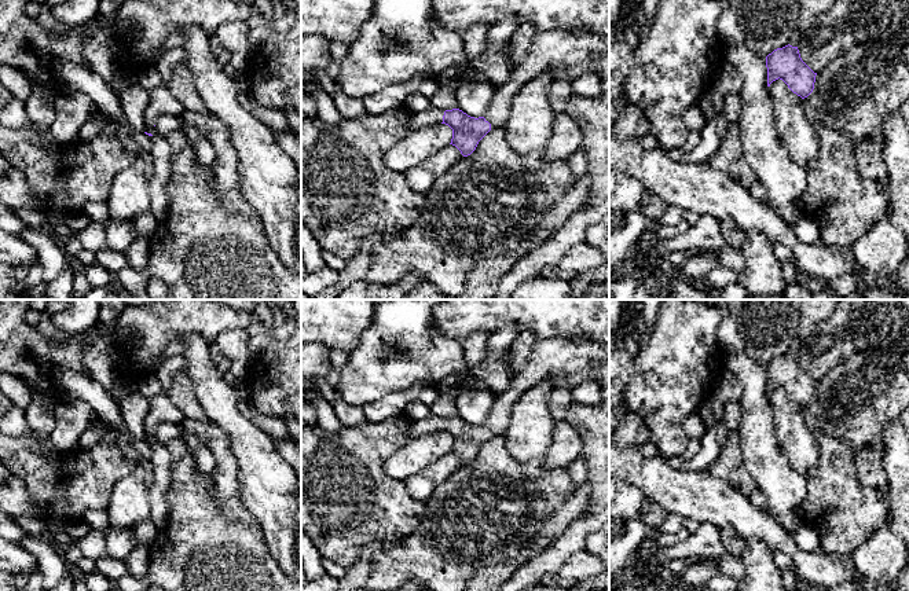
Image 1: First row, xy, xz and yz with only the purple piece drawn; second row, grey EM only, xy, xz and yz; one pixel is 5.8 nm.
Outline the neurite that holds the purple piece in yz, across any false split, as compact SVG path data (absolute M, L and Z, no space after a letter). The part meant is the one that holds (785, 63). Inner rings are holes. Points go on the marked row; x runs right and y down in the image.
M788 44L774 49L766 56L766 67L767 87L780 78L802 99L807 98L814 89L817 73L802 60L798 47Z

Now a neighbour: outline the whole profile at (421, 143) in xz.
M446 124L411 129L384 155L384 164L396 173L404 173L448 146L451 139L452 129Z

